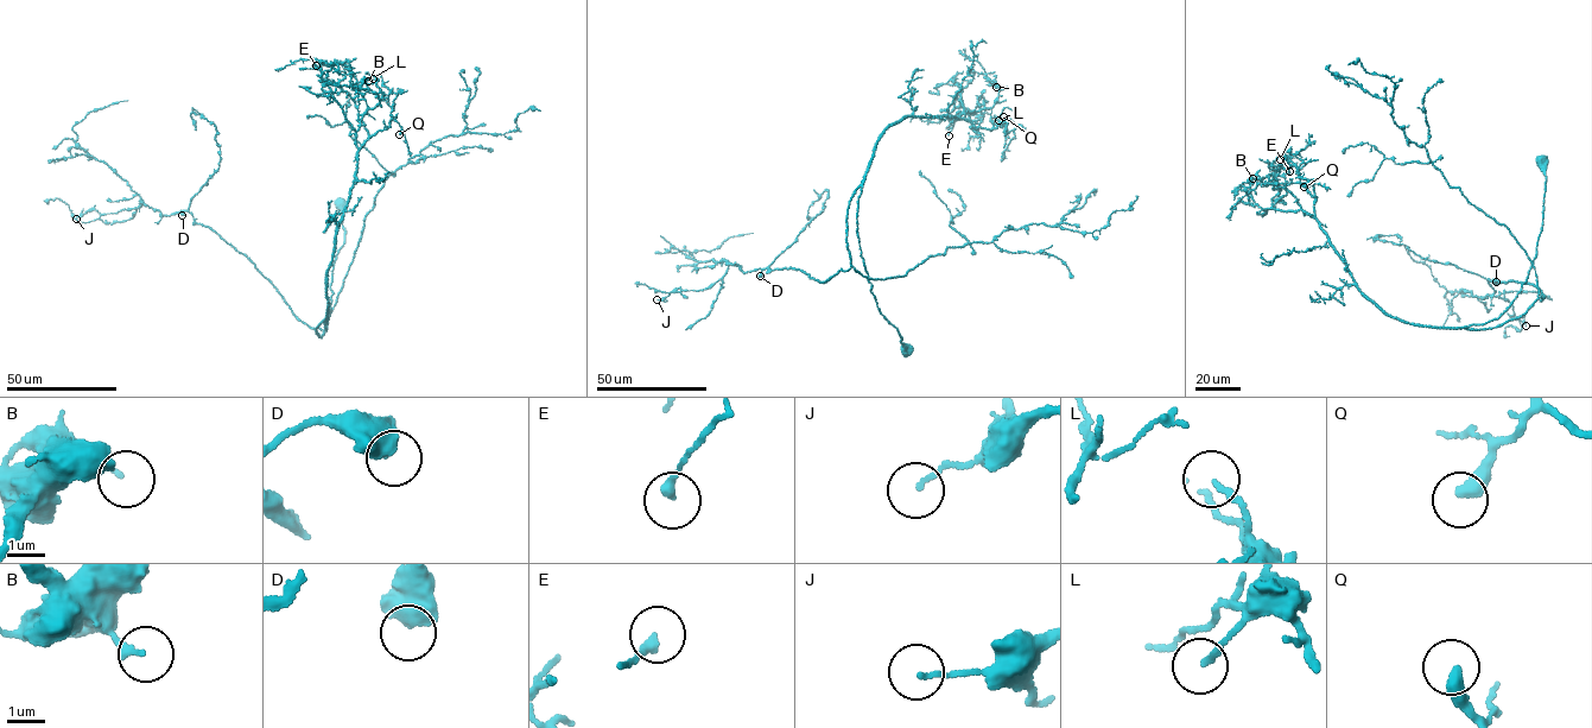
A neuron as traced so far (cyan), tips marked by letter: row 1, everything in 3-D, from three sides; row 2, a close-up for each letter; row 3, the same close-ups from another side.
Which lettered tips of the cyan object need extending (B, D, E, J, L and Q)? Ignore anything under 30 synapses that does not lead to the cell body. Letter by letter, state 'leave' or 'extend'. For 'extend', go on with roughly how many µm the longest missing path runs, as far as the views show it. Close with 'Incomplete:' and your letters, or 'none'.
B: leave
D: leave
E: leave
J: leave
L: leave
Q: extend | 50 µm
Incomplete: Q

